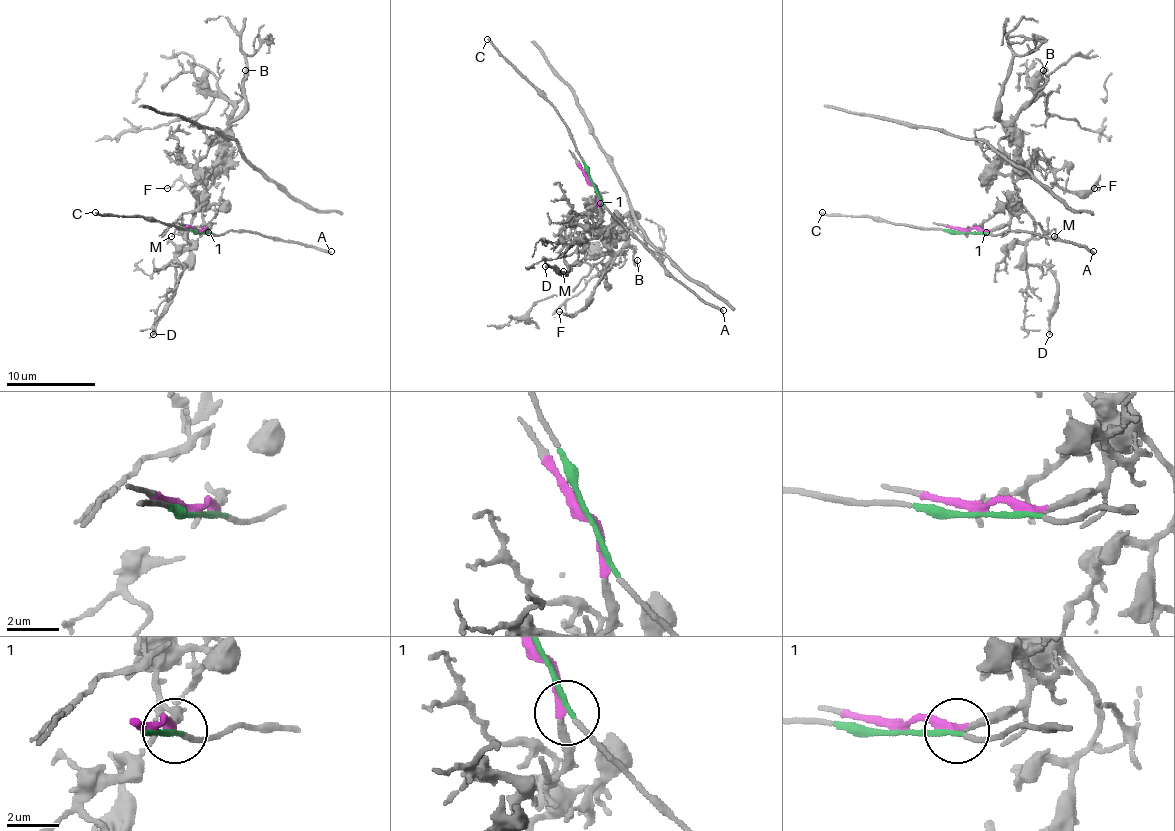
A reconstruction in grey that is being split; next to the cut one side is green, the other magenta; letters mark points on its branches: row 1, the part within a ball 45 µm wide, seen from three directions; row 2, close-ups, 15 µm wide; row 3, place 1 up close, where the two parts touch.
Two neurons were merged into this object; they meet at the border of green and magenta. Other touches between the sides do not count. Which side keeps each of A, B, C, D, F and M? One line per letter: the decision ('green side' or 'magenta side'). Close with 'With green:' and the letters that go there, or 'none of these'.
A: green side
B: magenta side
C: green side
D: magenta side
F: magenta side
M: magenta side
With green: A, C

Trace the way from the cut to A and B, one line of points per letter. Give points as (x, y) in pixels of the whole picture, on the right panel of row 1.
A: (967, 232), (991, 234), (1027, 230), (1060, 241), (1072, 241), (1094, 252)
B: (967, 232), (971, 227), (1002, 227), (1009, 218), (1016, 116), (1045, 84), (1043, 71)

